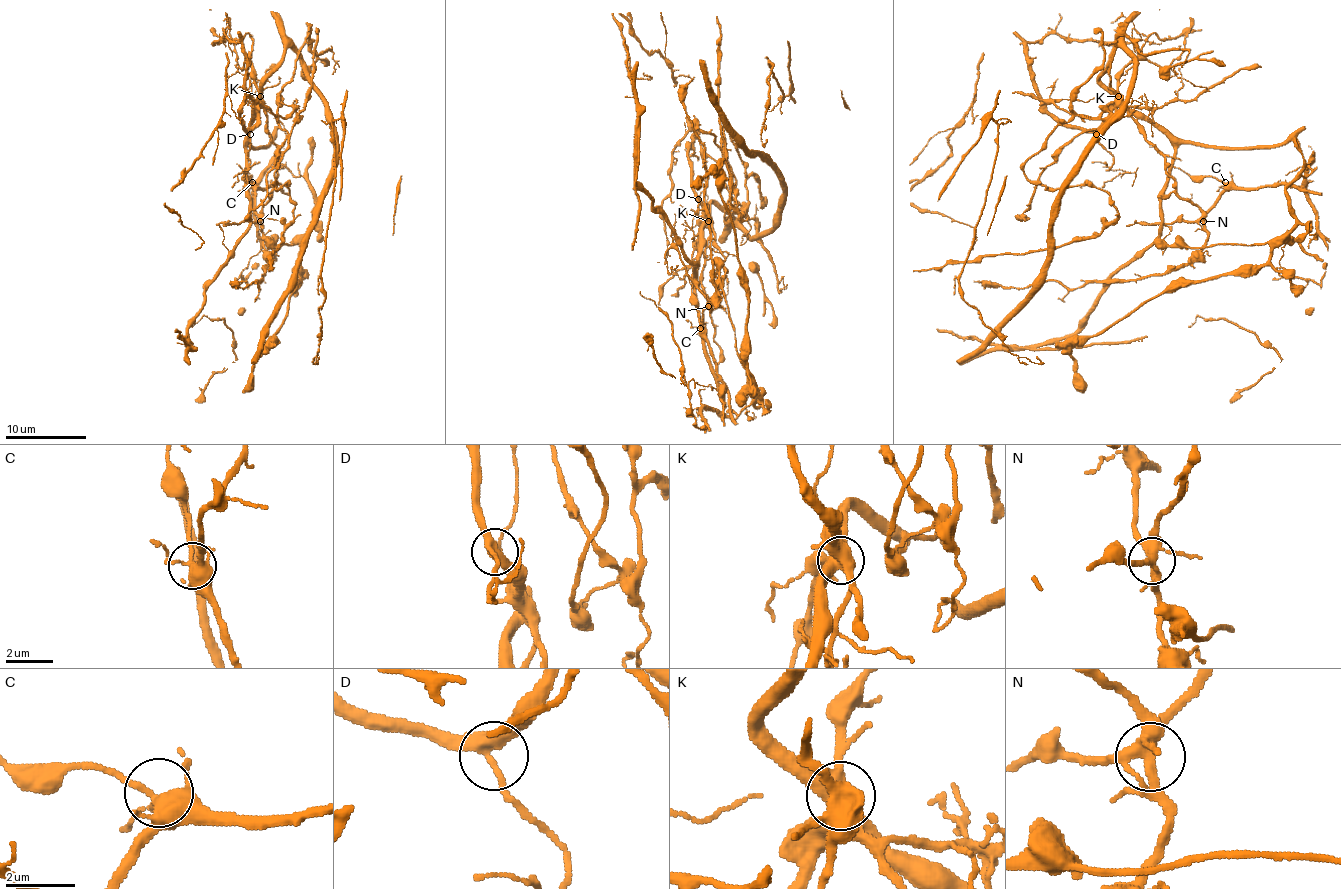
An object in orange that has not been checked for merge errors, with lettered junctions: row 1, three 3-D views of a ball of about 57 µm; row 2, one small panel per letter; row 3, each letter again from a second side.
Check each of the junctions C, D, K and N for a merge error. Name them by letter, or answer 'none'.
K, N

